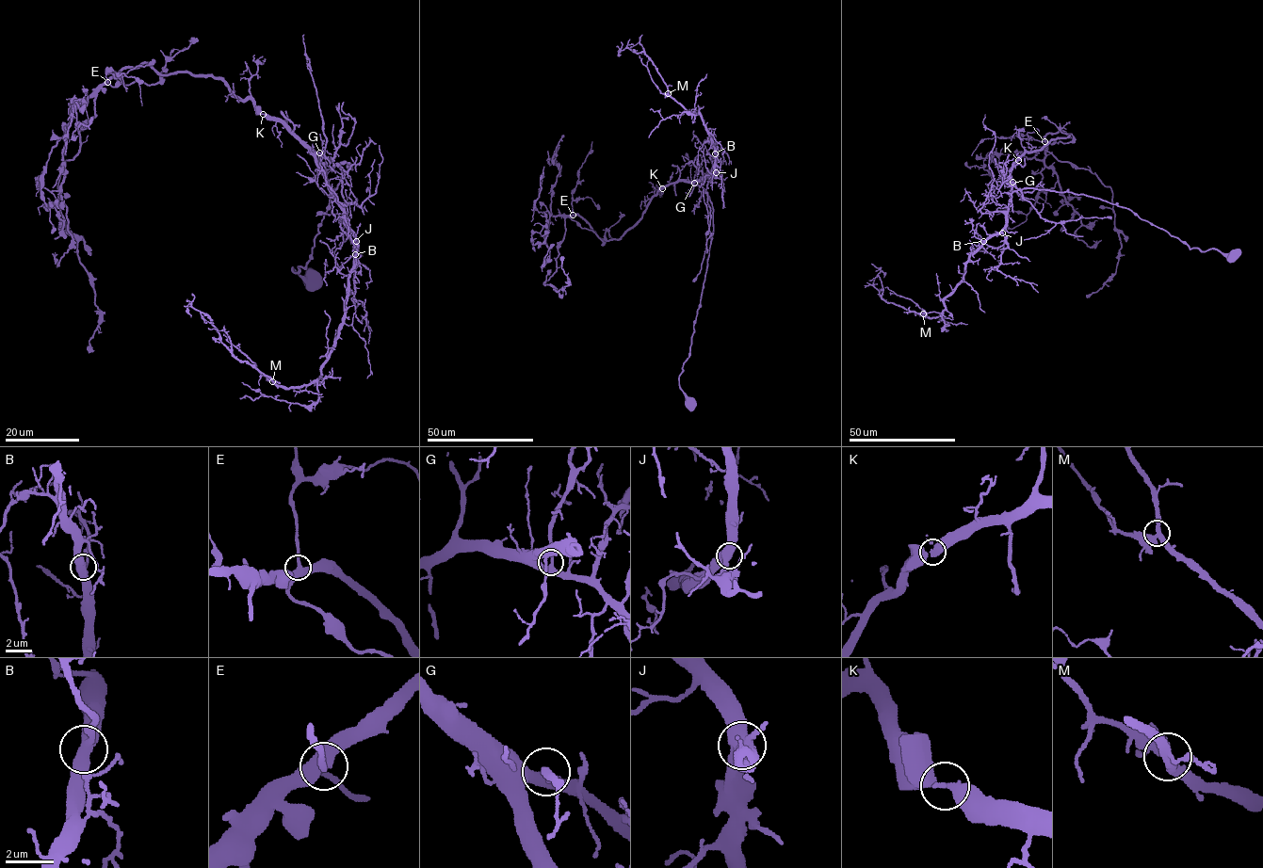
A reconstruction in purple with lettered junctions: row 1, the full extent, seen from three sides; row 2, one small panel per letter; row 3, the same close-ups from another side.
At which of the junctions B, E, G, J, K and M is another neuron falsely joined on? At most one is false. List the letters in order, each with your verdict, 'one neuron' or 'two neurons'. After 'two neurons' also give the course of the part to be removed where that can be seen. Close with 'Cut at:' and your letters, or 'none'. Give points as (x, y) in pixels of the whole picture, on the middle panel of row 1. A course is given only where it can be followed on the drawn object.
B: one neuron
E: one neuron
G: one neuron
J: one neuron
K: one neuron
M: one neuron
Cut at: none

